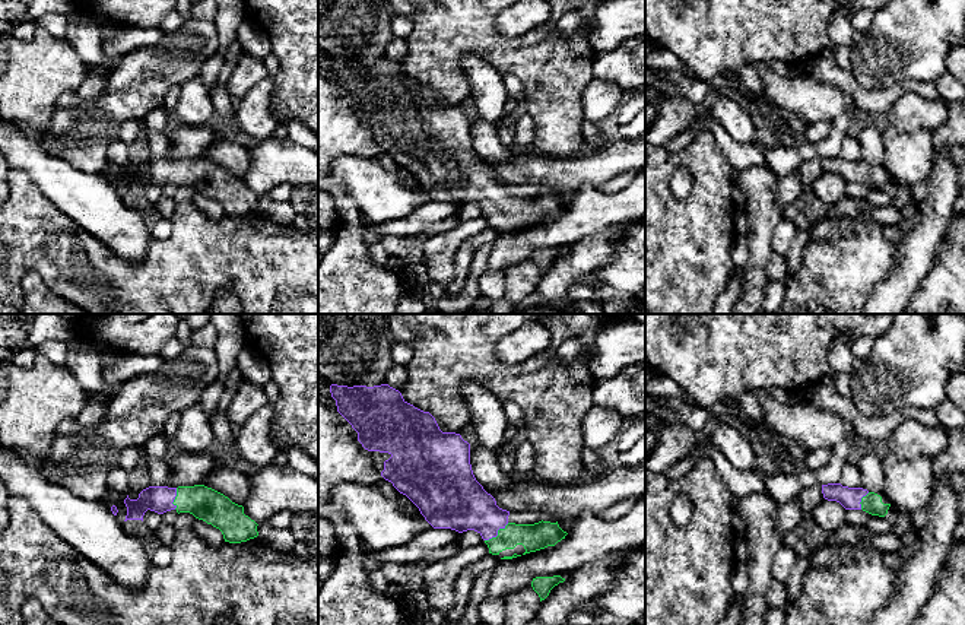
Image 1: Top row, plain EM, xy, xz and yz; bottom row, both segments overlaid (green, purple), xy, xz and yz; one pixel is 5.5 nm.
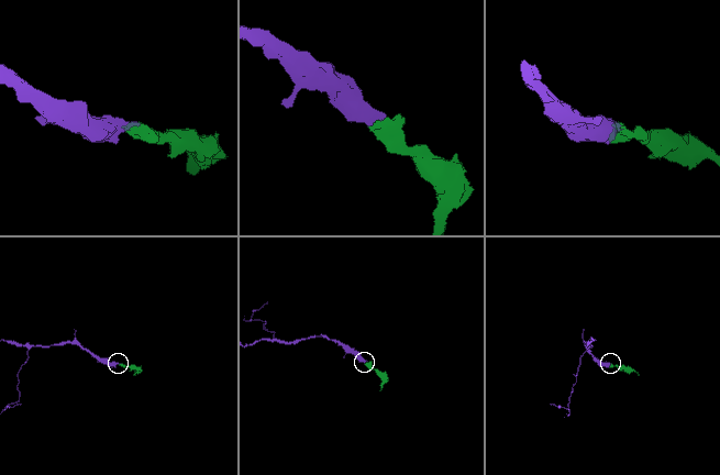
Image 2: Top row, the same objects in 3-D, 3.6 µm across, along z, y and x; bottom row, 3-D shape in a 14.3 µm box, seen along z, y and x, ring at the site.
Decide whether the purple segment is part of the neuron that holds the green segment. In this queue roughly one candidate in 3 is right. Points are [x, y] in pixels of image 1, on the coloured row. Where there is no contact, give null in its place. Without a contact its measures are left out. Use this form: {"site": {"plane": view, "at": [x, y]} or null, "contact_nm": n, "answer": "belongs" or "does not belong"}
{"site": {"plane": "xz", "at": [498, 533]}, "contact_nm": 170, "answer": "belongs"}

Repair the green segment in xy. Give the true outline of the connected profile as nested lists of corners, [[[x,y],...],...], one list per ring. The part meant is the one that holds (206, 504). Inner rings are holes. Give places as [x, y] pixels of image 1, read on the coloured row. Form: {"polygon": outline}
{"polygon": [[[204,485],[194,486],[149,486],[137,499],[124,499],[126,520],[142,520],[147,510],[158,514],[175,510],[190,513],[212,524],[223,534],[225,542],[241,543],[258,536],[257,523],[244,514],[244,507],[232,502],[223,494]]]}

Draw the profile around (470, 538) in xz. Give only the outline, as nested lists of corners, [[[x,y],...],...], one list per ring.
[[[467,530],[458,534],[457,543],[460,548],[470,548],[479,545],[480,542],[483,542],[480,533],[474,530]]]

